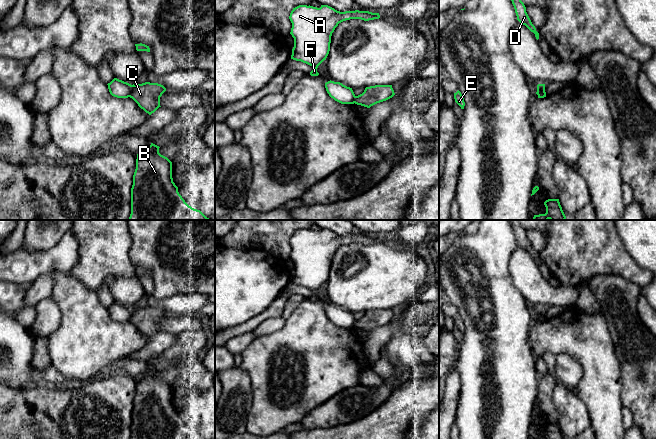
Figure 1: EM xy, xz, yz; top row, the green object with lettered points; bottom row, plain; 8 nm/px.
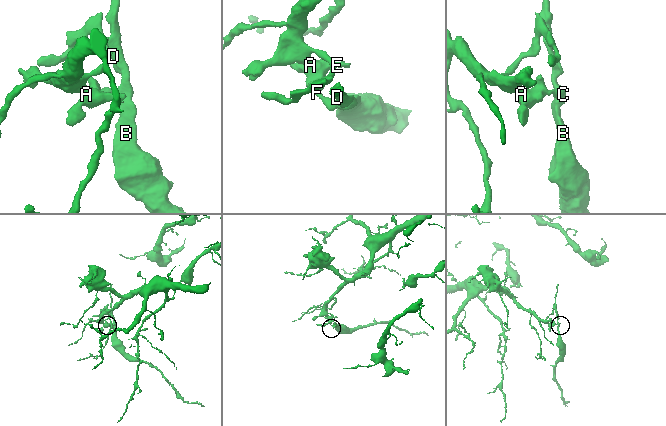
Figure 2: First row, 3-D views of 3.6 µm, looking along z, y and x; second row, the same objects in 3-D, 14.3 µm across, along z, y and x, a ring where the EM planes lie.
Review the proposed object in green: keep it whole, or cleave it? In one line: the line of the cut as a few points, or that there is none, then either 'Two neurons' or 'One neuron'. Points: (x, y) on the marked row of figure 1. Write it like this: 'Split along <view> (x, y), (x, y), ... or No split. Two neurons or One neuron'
Split along xy (132, 85), (129, 96). Two neurons

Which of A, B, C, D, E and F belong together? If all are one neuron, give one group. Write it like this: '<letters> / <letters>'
A E F / B C D

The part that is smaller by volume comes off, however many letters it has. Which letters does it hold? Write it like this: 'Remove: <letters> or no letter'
Remove: B, C, D

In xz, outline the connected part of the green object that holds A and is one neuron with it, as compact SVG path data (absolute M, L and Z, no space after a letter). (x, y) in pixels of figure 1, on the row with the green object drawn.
M299 5L289 16L292 23L290 34L294 38L291 59L312 66L310 75L318 76L317 68L329 54L331 36L339 23L350 19L369 21L379 18L379 13L369 11L340 12L328 5L320 8Z

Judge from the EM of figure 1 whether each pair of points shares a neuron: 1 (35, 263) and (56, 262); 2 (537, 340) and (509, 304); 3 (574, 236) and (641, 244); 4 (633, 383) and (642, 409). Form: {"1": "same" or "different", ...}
{"1": "same", "2": "different", "3": "different", "4": "same"}

